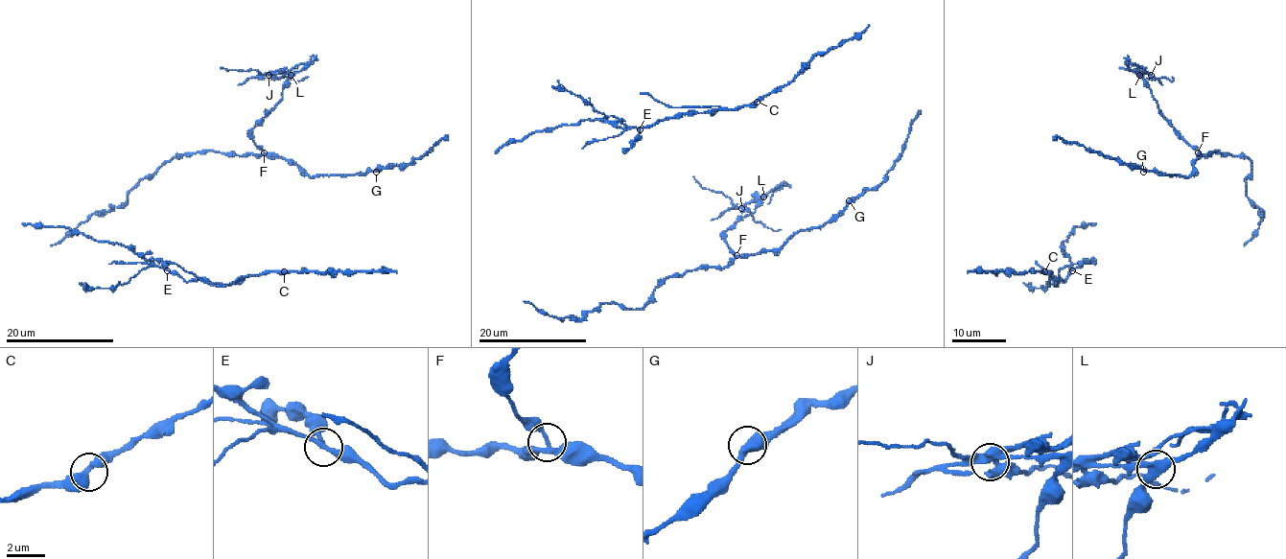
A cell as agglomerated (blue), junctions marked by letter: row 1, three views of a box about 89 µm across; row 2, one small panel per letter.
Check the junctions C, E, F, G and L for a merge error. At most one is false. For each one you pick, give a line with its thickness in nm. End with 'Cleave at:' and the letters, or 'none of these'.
L: 360 nm
Cleave at: L

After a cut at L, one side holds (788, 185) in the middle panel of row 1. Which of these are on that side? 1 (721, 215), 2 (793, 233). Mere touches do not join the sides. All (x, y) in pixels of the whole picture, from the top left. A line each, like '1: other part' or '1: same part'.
1: same part
2: other part

